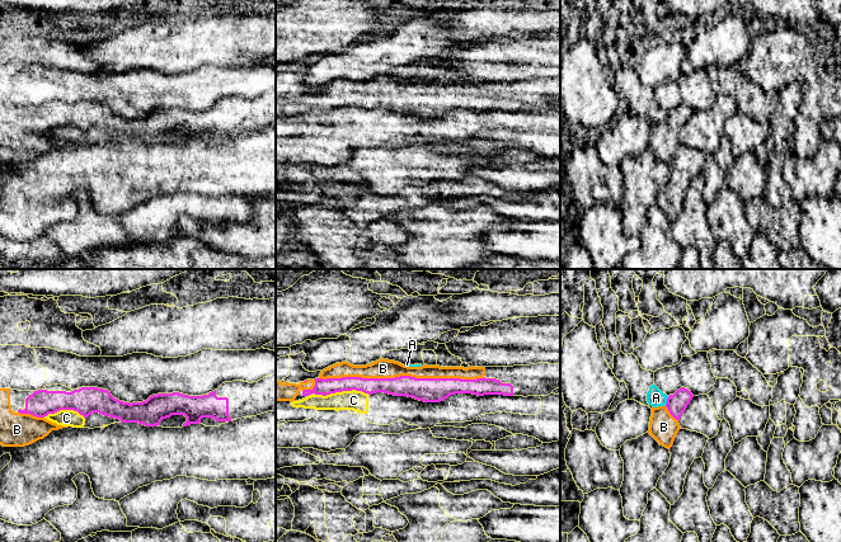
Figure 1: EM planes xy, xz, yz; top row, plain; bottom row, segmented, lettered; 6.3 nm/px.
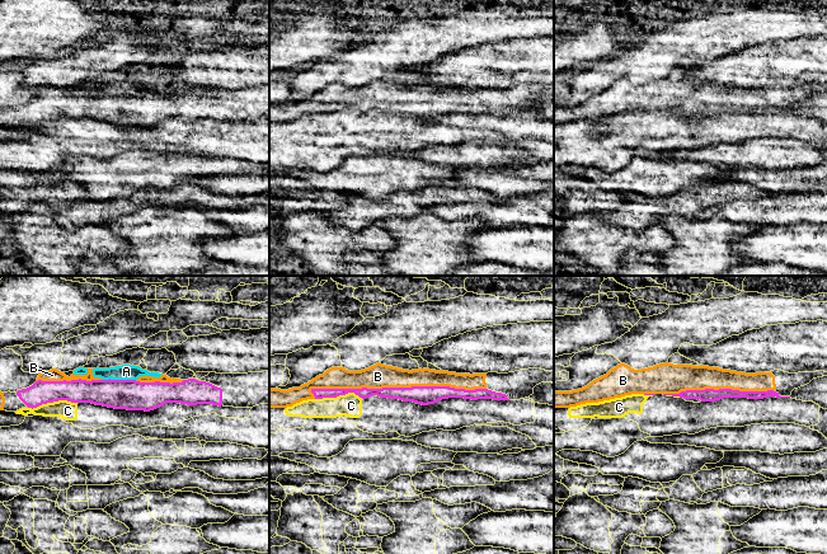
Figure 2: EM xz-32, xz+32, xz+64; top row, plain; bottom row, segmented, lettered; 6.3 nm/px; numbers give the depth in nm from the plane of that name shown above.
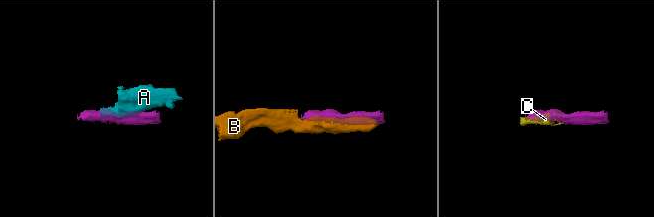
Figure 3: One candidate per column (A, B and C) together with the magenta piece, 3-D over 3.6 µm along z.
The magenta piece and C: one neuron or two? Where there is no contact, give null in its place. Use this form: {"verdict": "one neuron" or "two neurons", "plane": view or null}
{"verdict": "two neurons", "plane": "xz"}

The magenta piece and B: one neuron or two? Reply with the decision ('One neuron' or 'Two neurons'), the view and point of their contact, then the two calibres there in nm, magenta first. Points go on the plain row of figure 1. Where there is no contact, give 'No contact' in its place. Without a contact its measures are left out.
One neuron. Touches magenta at xz (402, 92). Thickness 160 nm (magenta) against 130 nm

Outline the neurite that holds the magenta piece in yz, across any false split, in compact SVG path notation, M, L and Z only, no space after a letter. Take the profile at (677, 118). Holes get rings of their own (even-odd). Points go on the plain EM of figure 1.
M685 103L669 110L664 122L652 123L648 149L663 162L671 164L681 145L678 136L694 110Z

